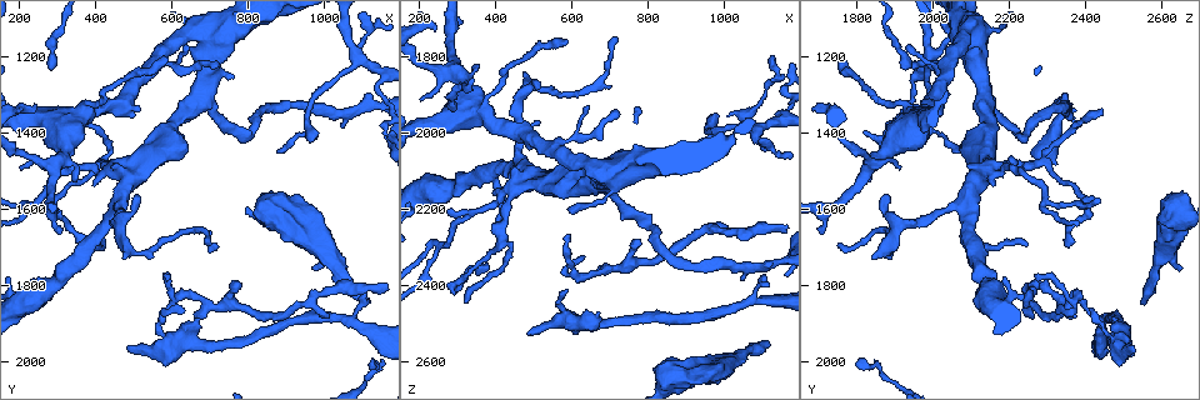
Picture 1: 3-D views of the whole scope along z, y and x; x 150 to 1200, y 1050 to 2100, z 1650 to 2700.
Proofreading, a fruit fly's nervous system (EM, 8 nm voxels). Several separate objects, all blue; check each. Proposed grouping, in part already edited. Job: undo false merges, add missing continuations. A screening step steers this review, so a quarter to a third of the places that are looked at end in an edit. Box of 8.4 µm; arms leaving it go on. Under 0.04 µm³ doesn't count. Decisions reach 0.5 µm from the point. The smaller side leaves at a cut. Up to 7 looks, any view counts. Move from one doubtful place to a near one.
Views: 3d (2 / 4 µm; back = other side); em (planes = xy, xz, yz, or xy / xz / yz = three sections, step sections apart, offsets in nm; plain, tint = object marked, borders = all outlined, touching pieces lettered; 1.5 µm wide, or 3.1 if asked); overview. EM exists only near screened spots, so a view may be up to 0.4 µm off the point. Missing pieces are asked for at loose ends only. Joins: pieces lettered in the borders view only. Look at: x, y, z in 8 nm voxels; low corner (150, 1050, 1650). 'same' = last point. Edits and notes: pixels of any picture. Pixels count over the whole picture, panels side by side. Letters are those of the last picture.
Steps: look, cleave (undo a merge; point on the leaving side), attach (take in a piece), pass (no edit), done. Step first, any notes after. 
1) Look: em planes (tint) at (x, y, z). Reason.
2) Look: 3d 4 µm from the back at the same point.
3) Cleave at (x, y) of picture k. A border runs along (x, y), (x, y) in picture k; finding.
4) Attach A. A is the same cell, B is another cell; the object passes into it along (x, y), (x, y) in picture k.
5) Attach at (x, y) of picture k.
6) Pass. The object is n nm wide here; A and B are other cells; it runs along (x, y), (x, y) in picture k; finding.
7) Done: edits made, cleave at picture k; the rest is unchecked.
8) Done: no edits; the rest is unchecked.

Look: 3d 2 µm from the back at (490, 1975, 2525).

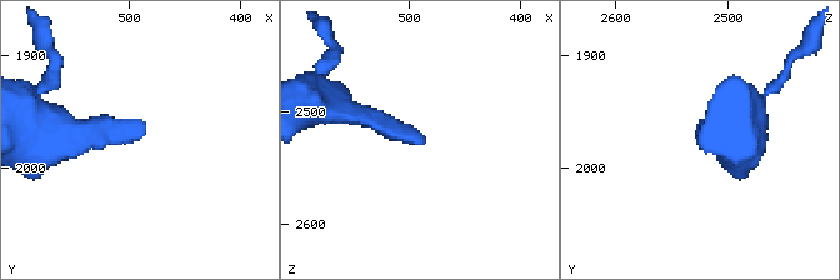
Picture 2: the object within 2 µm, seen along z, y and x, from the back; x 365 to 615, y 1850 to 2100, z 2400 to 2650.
Look: em planes (borders) at (488, 1972, 2528).

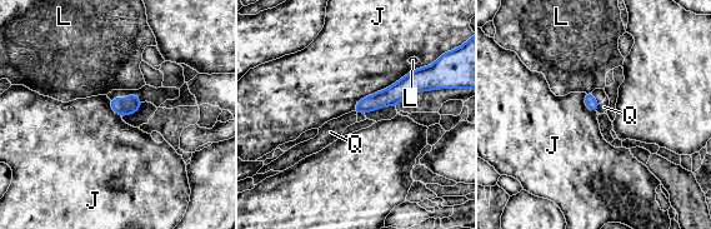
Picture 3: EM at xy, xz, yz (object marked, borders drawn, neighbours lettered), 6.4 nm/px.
Attach Q. Q is the same cell, J and L are other cells; the object passes into it along (590, 101), (597, 108), (604, 106) in picture 3; the cell continues.

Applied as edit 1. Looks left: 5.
Look: em planes (borders) at (785, 1420, 2235). Abrupt turn.

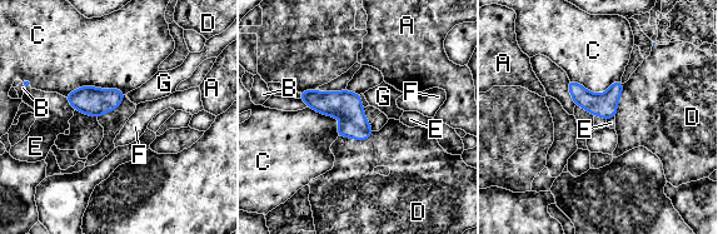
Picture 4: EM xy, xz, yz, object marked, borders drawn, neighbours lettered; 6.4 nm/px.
Pass. A, B, C, D, E, F and G are other cells; one cell here.

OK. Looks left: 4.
Look: em xy step 8 (borders) at (325, 1340, 2445). Free end.

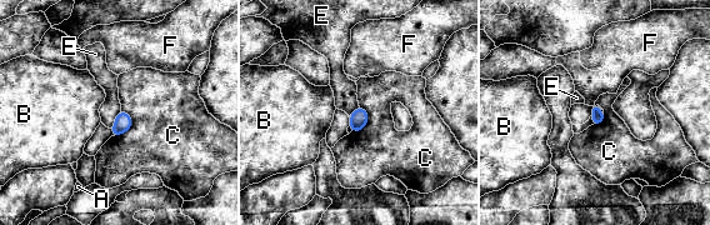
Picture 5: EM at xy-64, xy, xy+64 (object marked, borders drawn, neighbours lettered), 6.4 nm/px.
Look: em planes (borders) at the same point.

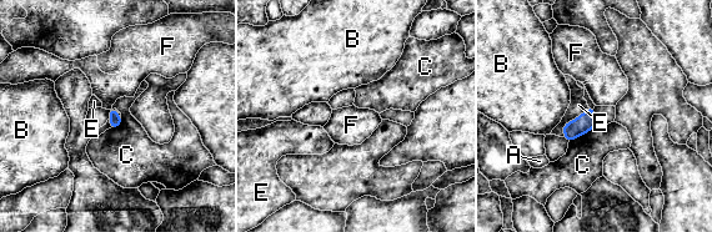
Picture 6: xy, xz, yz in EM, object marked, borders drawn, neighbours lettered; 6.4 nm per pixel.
Pass. The longest contact is with E, 260 nm; A, B, C, E and F are other cells; a border runs along (597, 124), (568, 142) in picture 6; no lettered piece goes on from it.

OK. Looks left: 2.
Done: edits made, attach at picture 3; the rest is unchecked.

